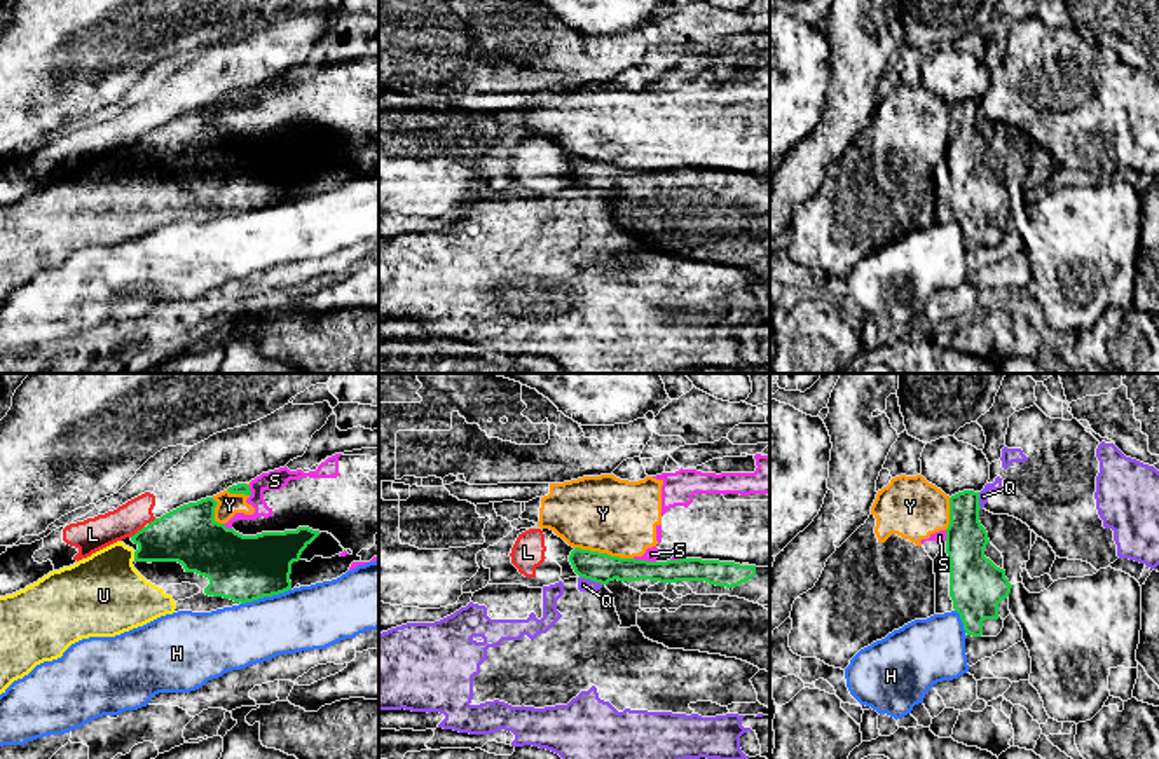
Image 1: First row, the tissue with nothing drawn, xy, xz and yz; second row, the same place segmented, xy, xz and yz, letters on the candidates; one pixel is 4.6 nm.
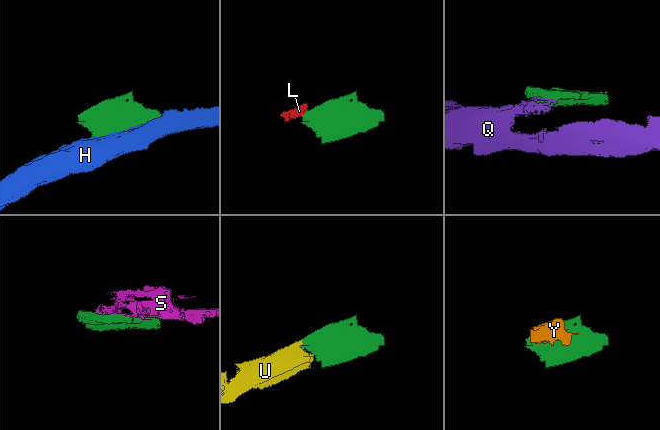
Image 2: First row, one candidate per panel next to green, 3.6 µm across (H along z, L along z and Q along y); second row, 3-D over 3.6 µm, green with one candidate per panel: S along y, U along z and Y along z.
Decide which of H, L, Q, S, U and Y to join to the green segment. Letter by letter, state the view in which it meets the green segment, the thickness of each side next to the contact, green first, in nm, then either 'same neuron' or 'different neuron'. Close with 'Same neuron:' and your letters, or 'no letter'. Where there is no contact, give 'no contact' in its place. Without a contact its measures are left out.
H: contact in xy; calibres 300 and 300 nm; different neuron
L: contact in xy; calibres 280 and 160 nm; different neuron
Q: contact in xz; calibres 140 and 60 nm; different neuron
S: contact in xz; calibres 140 and 60 nm; different neuron
U: contact in xy; calibres 260 and 380 nm; same neuron
Y: contact in xz; calibres 140 and 360 nm; different neuron
Same neuron: U

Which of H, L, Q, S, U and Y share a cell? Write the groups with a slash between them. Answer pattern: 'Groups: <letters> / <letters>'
Groups: H / L / Q / S Y / U

